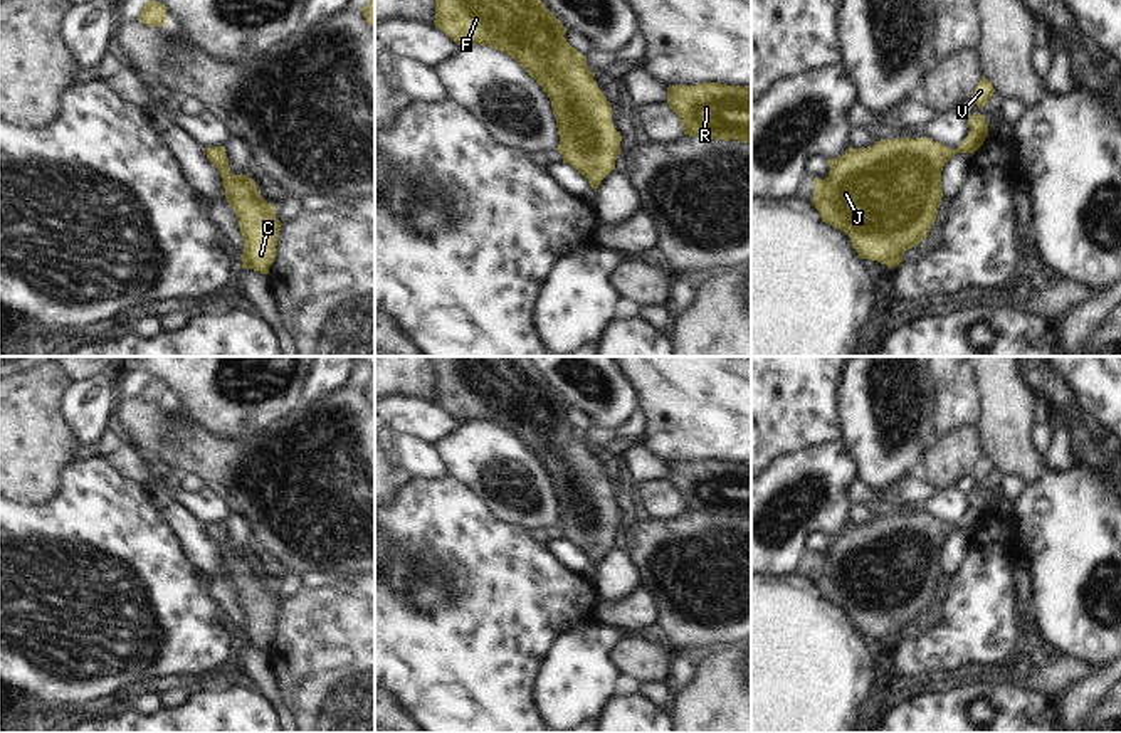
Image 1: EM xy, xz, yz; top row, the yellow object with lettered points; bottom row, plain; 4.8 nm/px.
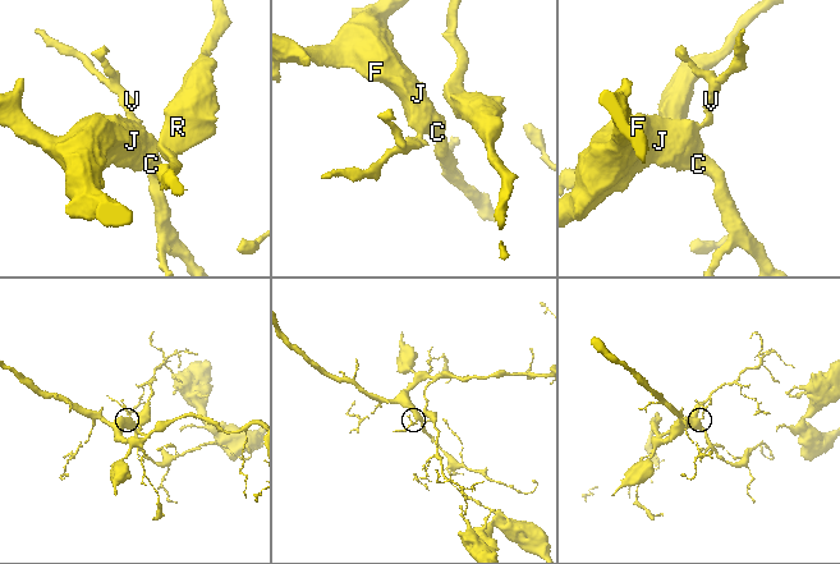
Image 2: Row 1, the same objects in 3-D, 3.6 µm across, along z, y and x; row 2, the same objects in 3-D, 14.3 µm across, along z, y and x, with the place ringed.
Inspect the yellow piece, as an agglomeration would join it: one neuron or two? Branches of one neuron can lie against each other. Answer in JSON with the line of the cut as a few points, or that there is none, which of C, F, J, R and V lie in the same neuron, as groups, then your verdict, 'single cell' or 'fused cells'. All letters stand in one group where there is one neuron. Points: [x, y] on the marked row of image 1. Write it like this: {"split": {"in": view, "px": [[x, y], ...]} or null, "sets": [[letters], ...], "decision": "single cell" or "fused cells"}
{"split": null, "sets": [["C", "F", "J", "R", "V"]], "decision": "single cell"}

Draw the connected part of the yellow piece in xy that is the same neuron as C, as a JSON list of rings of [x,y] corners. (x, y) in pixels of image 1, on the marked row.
[[[224,146],[205,148],[207,158],[218,168],[225,198],[232,205],[244,240],[242,267],[269,274],[276,257],[277,234],[281,222],[276,207],[267,203],[252,178],[234,175]]]

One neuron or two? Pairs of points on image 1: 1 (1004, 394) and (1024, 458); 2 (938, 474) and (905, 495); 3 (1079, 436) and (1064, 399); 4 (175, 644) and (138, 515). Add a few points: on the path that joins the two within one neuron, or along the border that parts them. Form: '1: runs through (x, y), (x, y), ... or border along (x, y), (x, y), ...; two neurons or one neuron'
1: runs through (1007, 409), (1009, 442); one neuron
2: border along (926, 479), (938, 491); two neurons
3: runs through (1078, 427), (1068, 407); one neuron
4: runs through (160, 612), (152, 587), (138, 569), (138, 547); one neuron

